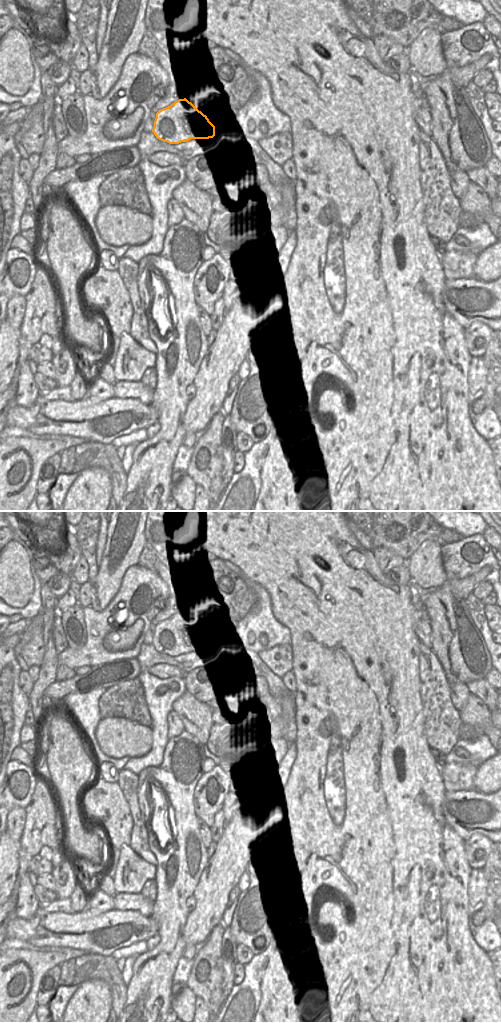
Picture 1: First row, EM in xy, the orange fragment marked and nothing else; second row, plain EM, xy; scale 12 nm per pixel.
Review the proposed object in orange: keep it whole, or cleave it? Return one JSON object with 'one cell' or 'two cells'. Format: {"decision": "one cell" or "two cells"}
{"decision": "one cell"}

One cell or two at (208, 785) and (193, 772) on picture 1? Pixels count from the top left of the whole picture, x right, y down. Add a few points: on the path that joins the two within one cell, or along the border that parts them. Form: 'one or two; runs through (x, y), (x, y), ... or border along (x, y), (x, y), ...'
two; border along (204, 773), (195, 787), (194, 800)

